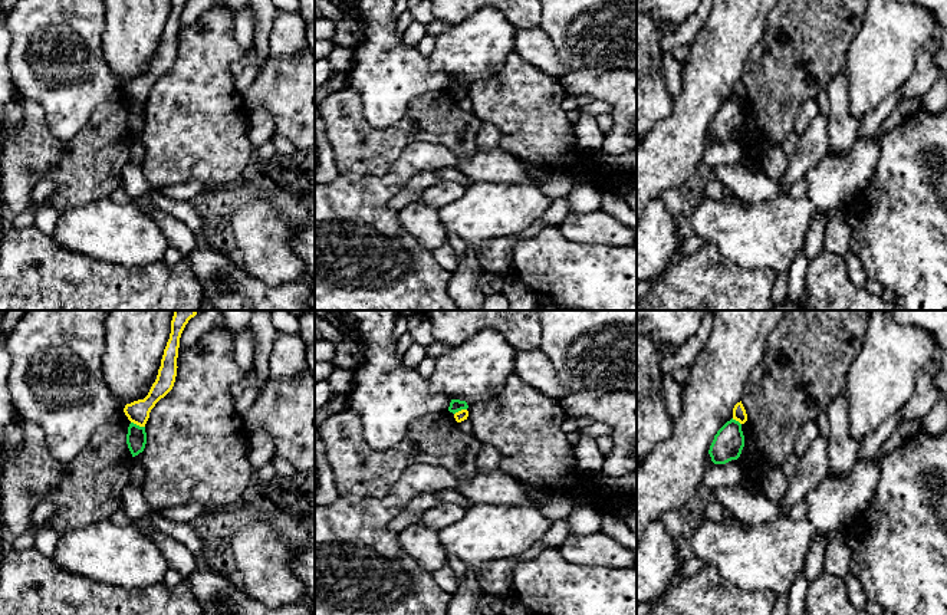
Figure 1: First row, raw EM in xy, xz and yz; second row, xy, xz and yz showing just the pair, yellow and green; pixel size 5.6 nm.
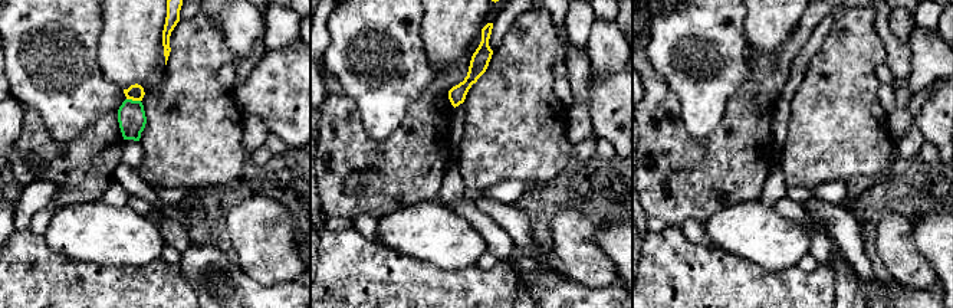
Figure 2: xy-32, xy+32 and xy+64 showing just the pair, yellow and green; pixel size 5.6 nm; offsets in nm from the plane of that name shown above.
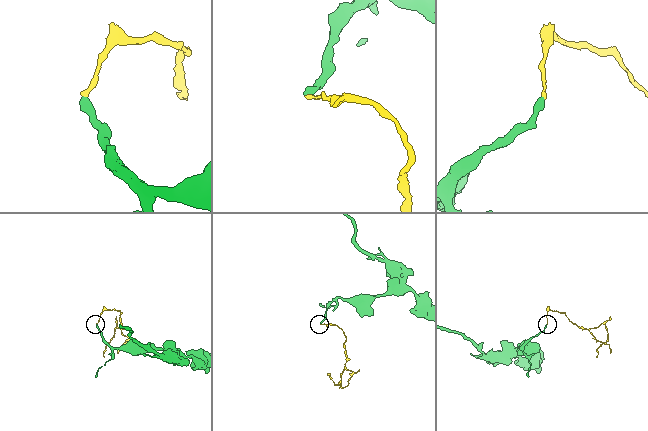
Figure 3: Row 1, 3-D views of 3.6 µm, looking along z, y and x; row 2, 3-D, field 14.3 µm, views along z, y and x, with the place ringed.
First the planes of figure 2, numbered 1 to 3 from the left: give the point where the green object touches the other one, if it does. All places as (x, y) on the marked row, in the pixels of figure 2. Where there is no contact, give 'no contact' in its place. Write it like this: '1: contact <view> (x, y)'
1: contact xy-32 (134, 100)
2: no contact
3: no contact

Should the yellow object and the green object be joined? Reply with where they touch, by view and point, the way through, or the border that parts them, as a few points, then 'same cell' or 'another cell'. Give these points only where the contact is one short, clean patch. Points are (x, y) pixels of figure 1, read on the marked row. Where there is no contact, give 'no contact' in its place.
xy (138, 424) | along xy (131, 421), (144, 427) | another cell

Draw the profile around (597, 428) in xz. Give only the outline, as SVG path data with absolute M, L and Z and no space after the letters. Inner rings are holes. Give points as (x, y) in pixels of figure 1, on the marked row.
M593 421L589 427L579 428L581 437L612 437L612 428L601 421Z

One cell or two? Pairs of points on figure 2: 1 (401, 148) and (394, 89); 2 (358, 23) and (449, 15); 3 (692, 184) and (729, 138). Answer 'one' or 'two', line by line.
1: two
2: two
3: one

